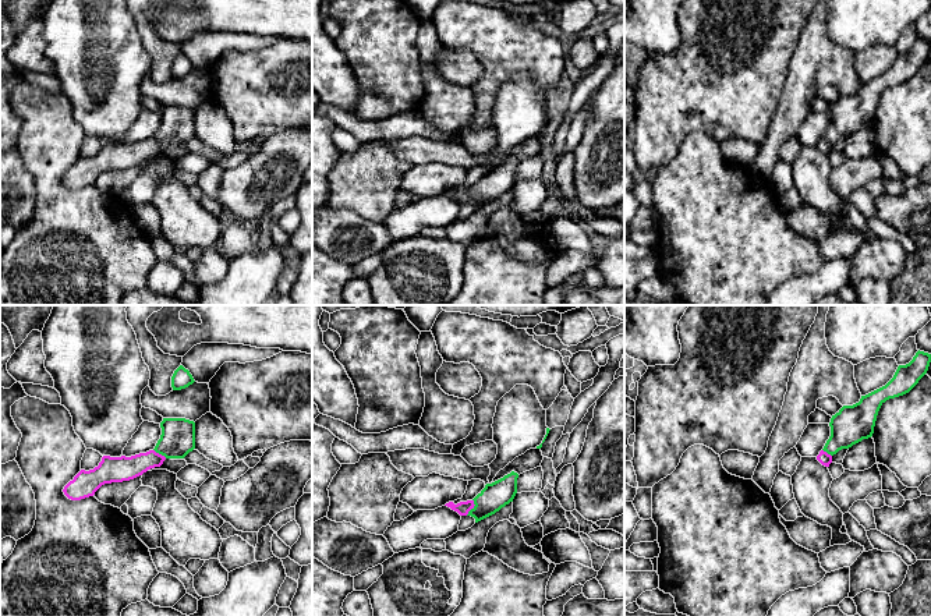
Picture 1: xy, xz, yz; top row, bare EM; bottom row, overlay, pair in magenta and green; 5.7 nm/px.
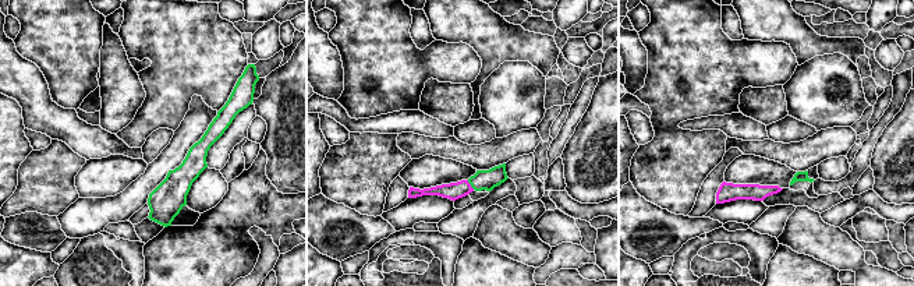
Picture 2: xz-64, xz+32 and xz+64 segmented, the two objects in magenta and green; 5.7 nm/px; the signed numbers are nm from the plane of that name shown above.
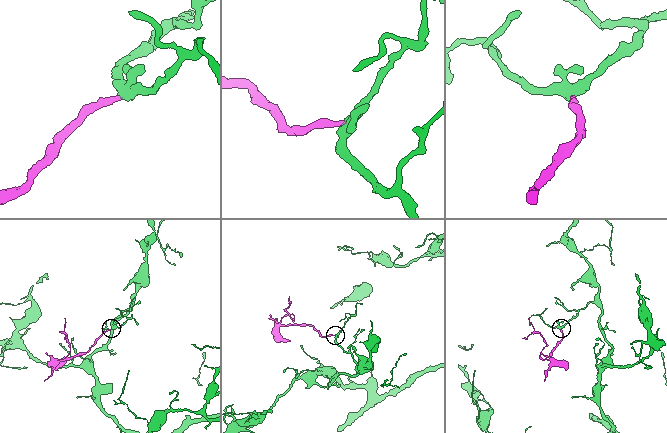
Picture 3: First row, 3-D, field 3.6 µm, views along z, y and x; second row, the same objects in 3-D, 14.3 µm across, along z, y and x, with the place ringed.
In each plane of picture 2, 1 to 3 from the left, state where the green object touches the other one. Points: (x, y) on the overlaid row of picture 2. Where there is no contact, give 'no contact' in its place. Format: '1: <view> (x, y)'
1: no contact
2: xz+32 (470, 184)
3: no contact

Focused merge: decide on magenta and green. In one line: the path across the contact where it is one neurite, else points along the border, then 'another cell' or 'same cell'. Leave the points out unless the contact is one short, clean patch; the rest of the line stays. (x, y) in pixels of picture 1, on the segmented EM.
across xz (463, 507), (471, 507), (480, 507), (494, 496) | same cell

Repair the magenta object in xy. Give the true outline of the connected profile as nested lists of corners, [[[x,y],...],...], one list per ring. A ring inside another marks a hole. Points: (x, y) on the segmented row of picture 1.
[[[163,418],[162,435],[153,450],[131,457],[103,456],[93,470],[81,470],[63,492],[71,500],[93,496],[105,484],[134,479],[166,459],[184,459],[195,449],[195,422],[185,418]]]

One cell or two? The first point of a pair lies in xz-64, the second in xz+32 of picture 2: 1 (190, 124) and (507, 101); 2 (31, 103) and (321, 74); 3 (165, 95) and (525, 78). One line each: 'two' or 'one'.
1: one
2: one
3: two

